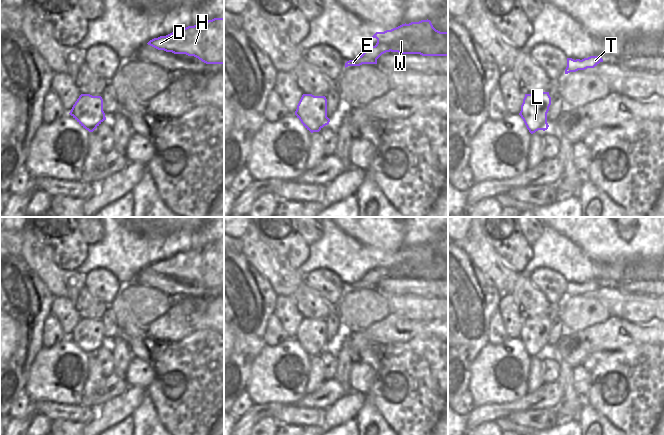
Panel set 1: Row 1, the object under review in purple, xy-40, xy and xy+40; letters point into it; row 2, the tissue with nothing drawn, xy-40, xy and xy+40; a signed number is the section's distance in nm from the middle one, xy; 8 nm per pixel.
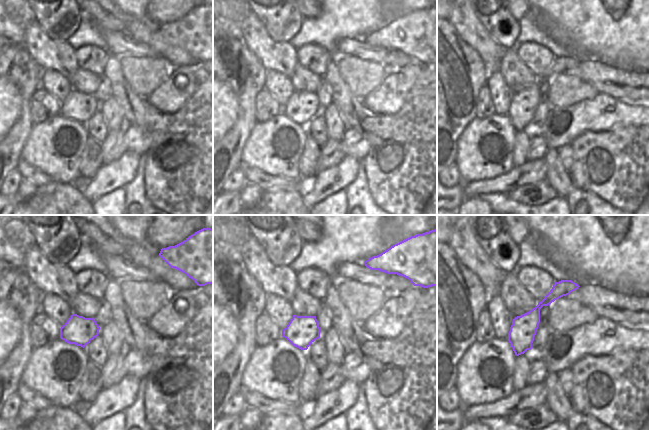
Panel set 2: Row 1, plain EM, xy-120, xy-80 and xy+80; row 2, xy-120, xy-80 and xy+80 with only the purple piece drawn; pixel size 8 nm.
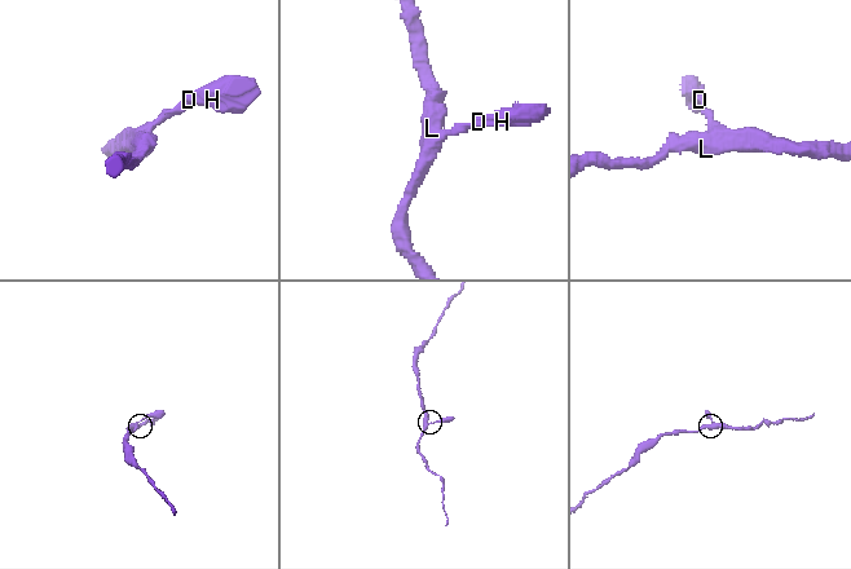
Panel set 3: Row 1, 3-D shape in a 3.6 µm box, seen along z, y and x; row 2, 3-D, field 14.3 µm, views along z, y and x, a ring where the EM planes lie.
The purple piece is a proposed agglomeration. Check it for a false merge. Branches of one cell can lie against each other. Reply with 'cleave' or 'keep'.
keep

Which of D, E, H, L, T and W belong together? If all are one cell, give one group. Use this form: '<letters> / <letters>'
D E H L T W

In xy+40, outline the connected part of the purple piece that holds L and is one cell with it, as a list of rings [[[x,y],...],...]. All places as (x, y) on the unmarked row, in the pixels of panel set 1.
[[[549,316],[525,318],[519,339],[531,358],[547,354],[547,337],[551,329]]]

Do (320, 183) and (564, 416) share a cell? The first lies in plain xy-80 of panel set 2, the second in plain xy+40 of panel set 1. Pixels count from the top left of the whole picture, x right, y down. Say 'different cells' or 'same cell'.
same cell

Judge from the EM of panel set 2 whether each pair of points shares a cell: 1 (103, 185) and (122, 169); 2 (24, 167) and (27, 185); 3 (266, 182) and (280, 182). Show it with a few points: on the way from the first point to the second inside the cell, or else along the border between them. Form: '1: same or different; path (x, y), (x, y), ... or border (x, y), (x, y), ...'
1: same; path (108, 180), (117, 174)
2: different; border (22, 177), (32, 181), (37, 186)
3: same; path (269, 182), (277, 182)

